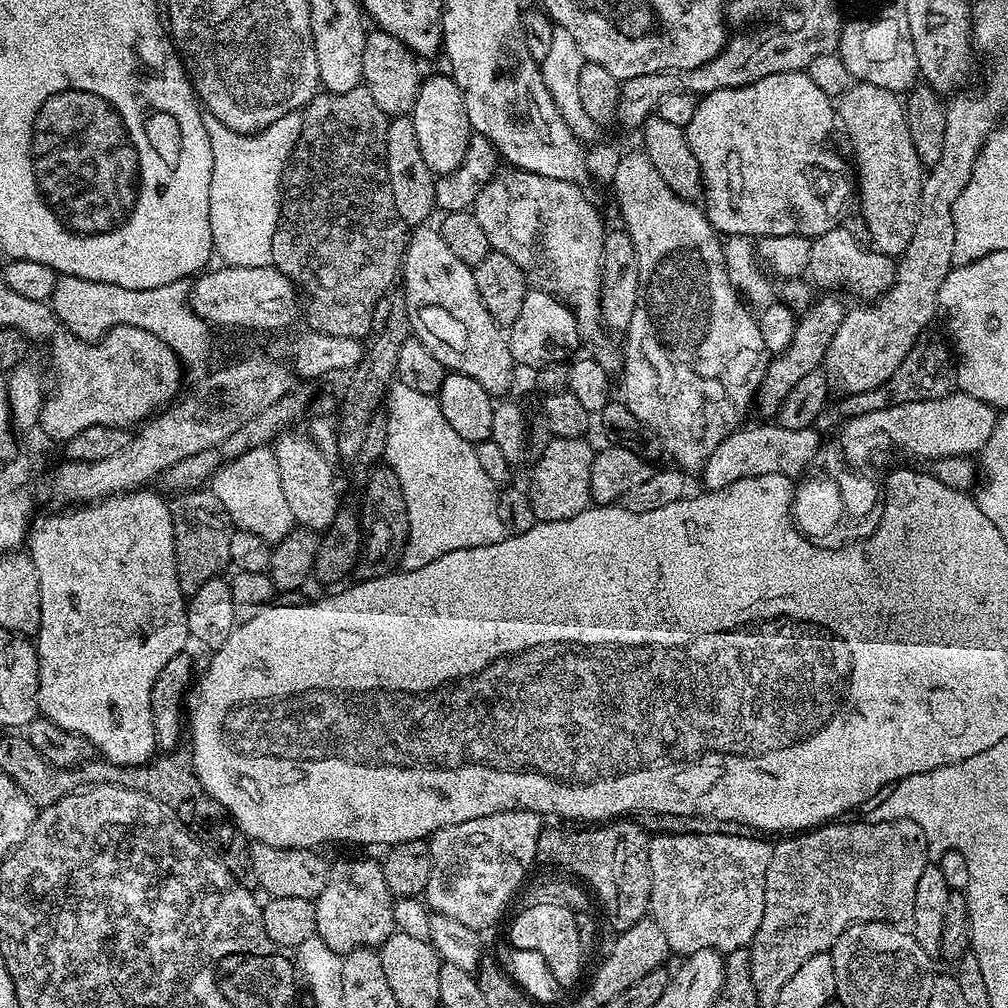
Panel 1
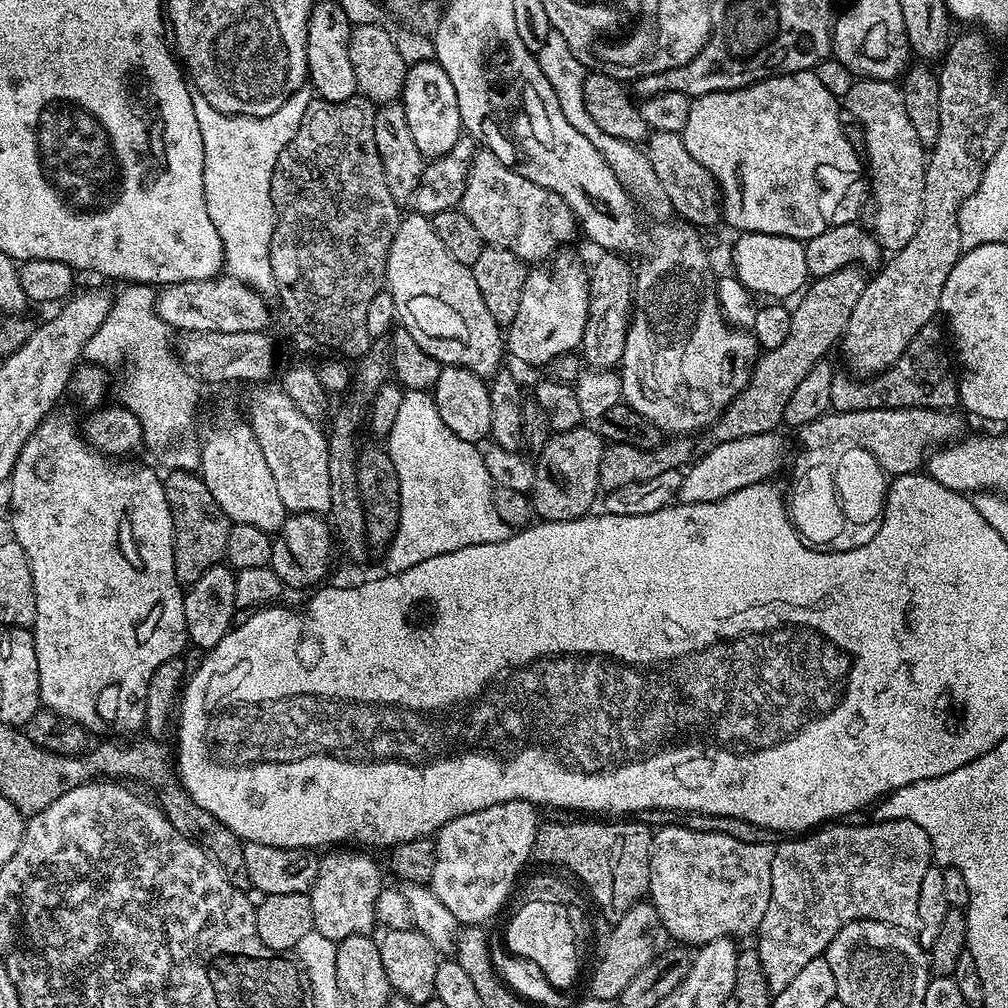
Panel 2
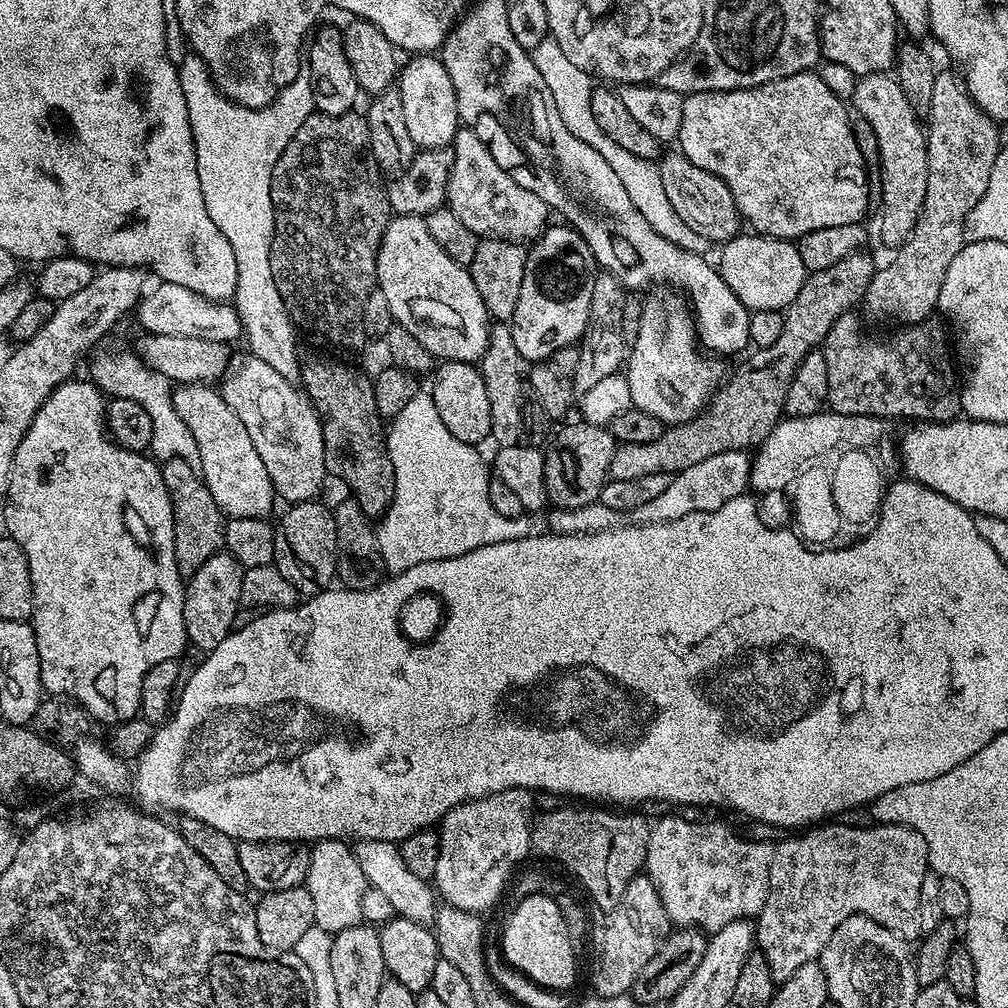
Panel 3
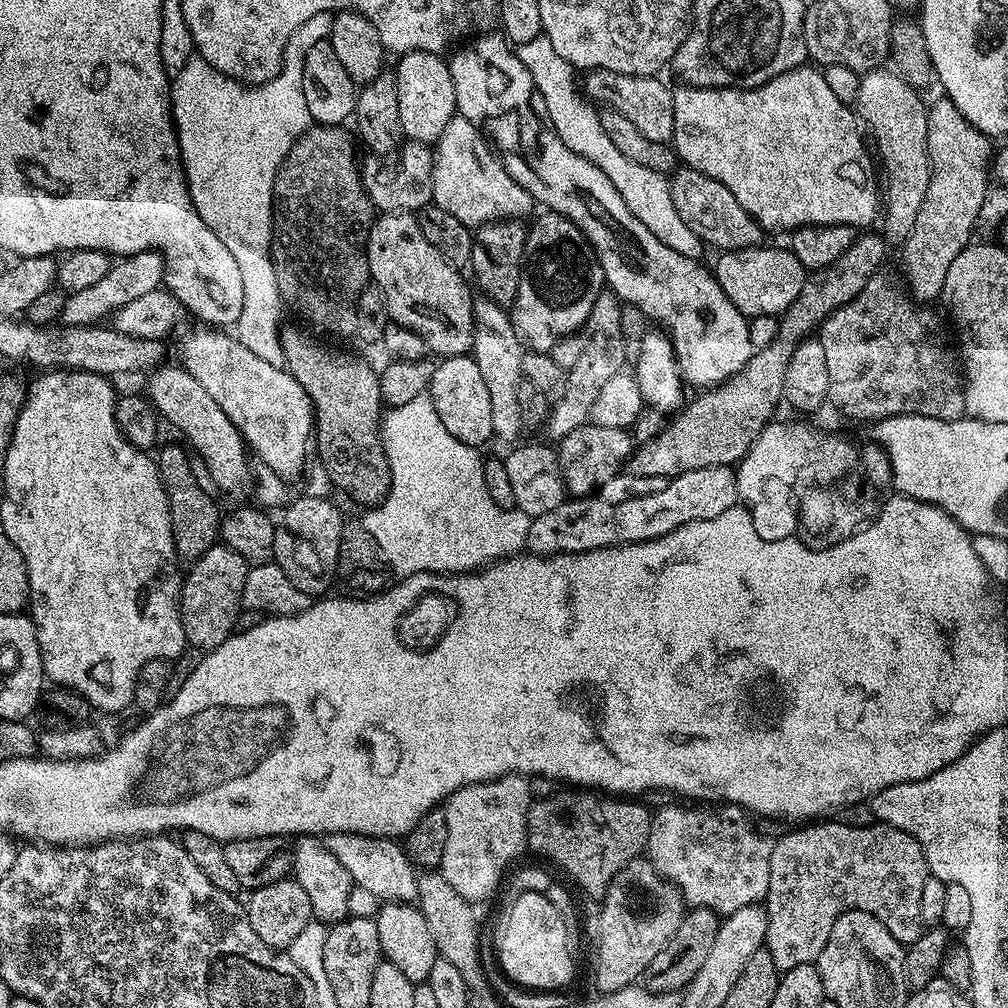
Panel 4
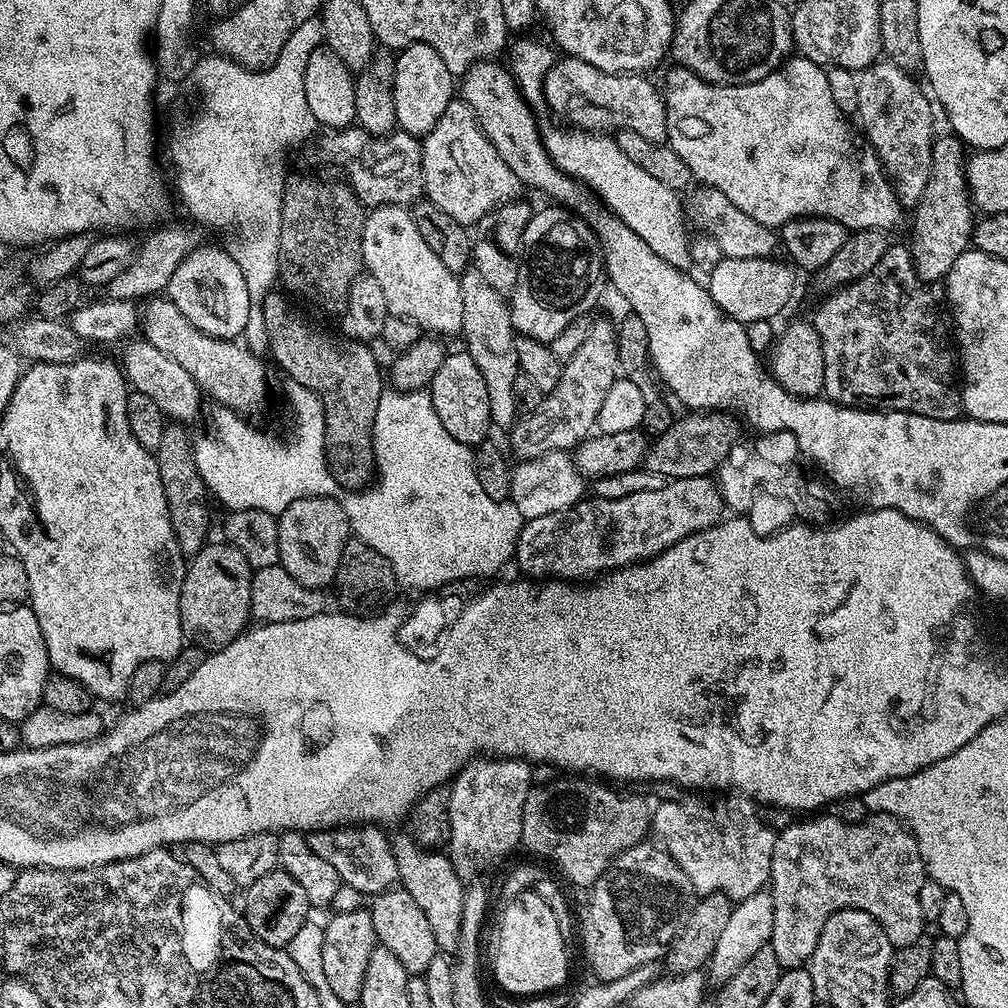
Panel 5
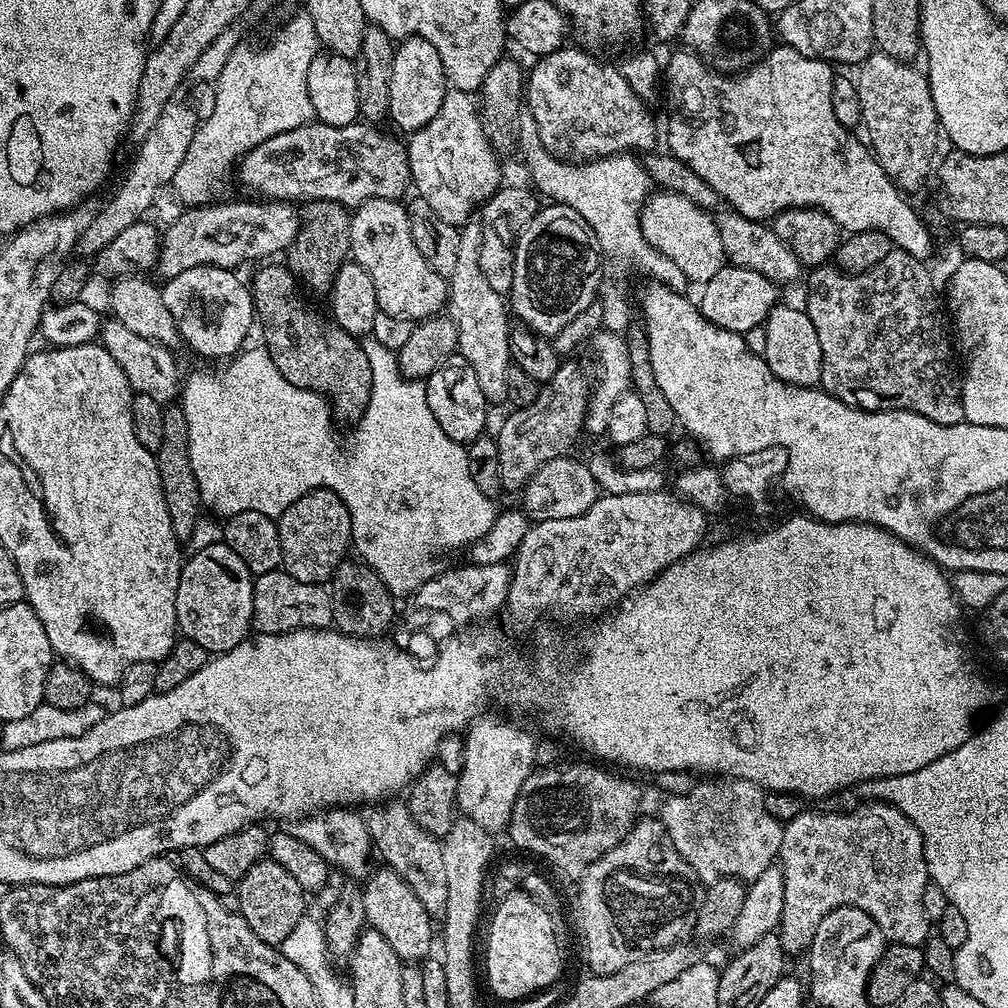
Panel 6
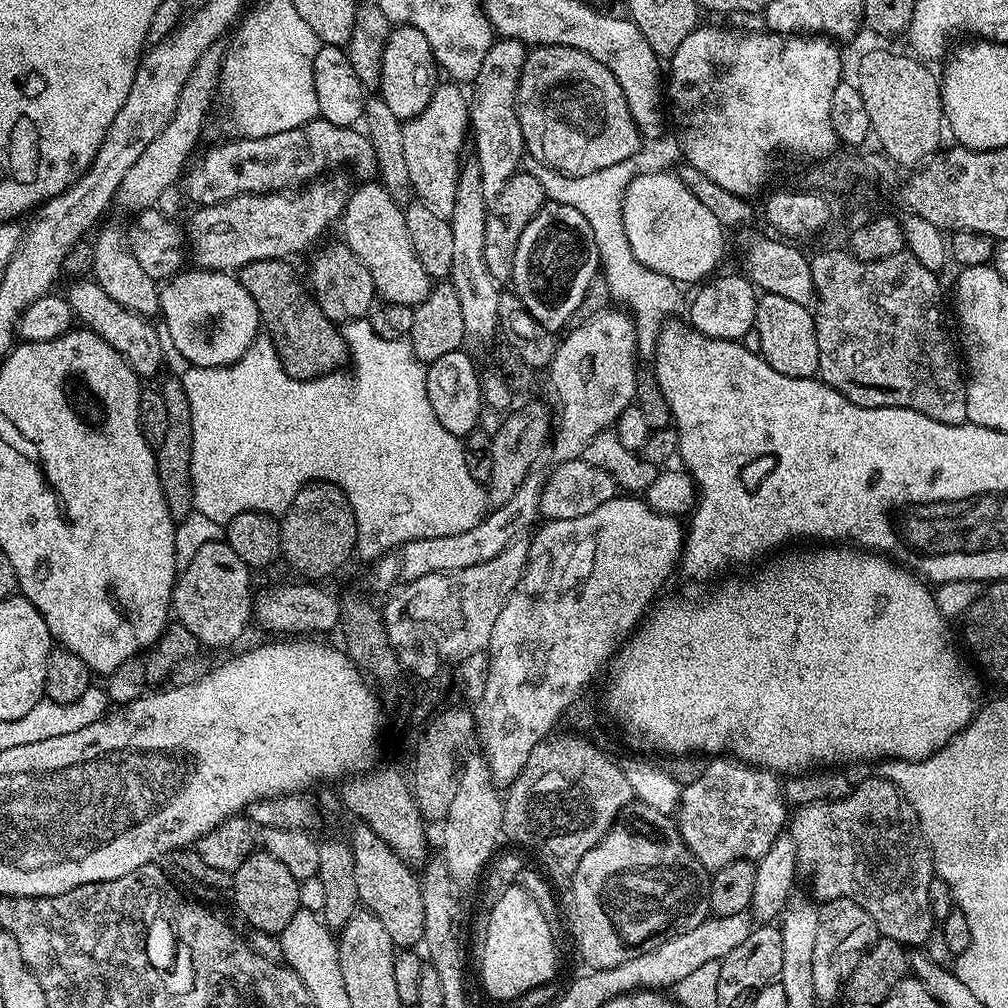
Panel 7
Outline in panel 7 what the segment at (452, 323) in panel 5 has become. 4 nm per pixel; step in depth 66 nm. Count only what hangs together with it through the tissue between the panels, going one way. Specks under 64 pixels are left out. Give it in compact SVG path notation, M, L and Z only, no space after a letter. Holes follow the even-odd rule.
M364 182L361 188L353 187L348 200L344 204L342 225L344 224L343 243L360 261L366 270L370 270L370 278L376 287L379 299L389 300L395 304L418 305L431 294L434 281L422 270L422 262L418 262L418 254L414 254L414 242L410 242L410 230L406 230L406 218L401 205L396 204L380 182Z

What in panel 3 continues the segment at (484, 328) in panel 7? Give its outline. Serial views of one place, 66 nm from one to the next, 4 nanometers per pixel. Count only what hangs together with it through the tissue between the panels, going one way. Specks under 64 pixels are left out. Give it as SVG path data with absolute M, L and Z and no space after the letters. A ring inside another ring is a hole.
M504 322L491 325L486 354L478 362L482 378L486 382L486 394L490 397L491 439L497 445L521 443L522 406L526 399L526 361L514 346L511 327Z

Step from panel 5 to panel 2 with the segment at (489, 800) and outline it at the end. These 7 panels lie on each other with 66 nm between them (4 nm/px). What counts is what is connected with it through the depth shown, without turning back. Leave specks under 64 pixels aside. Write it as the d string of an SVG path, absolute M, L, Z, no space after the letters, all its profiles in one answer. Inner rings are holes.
M511 800L498 806L486 806L486 810L462 814L435 833L436 861L430 887L438 902L442 902L442 906L446 906L446 910L450 910L450 914L454 914L454 918L461 925L487 925L487 920L498 915L500 907L507 902L516 879L517 884L521 879L520 871L523 870L524 863L528 859L531 861L534 856L538 827L536 812L537 809L525 800Z

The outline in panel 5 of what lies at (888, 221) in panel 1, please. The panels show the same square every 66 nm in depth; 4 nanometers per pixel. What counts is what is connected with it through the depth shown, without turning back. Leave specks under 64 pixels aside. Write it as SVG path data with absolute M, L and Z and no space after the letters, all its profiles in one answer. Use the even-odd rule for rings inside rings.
M887 62L872 64L858 76L858 119L864 123L864 132L868 135L871 151L884 165L884 173L892 182L892 189L896 191L901 205L915 206L922 198L922 190L926 190L926 182L930 178L932 169L932 108L933 101L929 93L924 92L915 84L909 73L903 72L898 66Z

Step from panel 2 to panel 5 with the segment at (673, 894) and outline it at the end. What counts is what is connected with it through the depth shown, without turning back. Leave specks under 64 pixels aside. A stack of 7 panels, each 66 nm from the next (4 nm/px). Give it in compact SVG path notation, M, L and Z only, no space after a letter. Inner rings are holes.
M712 794L709 800L657 803L650 816L655 839L678 862L697 894L721 892L733 902L761 891L772 874L776 832L762 822L760 808L751 796Z

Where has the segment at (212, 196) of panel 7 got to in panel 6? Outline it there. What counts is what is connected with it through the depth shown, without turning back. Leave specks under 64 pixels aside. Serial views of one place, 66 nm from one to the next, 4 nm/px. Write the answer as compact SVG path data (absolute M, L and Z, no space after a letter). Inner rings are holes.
M313 122L310 124L303 124L294 130L286 130L282 134L274 134L274 138L266 138L266 142L262 142L258 146L254 146L254 150L245 152L238 161L238 173L240 172L240 180L248 188L253 188L261 197L267 198L272 202L311 202L313 200L335 200L337 204L343 204L349 210L355 210L360 205L365 204L367 200L374 198L382 198L383 200L400 200L403 197L404 191L409 191L412 175L410 174L410 166L408 165L408 149L403 143L400 144L392 136L387 136L384 132L379 132L379 127L373 126L368 122L357 122L354 124L347 124L346 126L330 126L329 124L322 124Z

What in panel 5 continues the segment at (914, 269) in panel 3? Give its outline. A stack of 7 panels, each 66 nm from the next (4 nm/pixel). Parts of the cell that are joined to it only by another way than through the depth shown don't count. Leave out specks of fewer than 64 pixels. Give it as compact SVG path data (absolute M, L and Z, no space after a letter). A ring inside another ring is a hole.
M947 134L937 135L932 141L932 169L930 178L926 182L926 190L922 190L922 198L914 206L916 212L912 216L912 261L916 267L916 273L926 282L932 280L943 281L948 271L958 262L963 252L969 251L972 243L972 230L974 227L974 205L971 196L968 195L968 173L966 171L966 148L959 136Z

